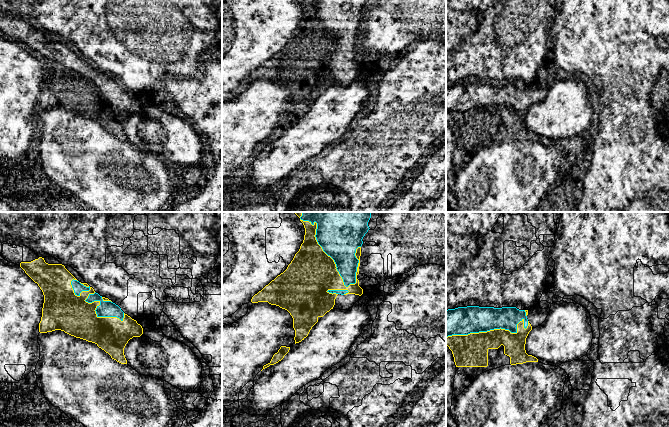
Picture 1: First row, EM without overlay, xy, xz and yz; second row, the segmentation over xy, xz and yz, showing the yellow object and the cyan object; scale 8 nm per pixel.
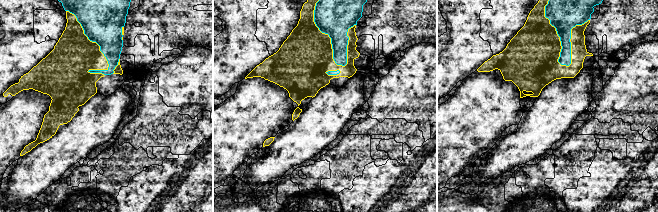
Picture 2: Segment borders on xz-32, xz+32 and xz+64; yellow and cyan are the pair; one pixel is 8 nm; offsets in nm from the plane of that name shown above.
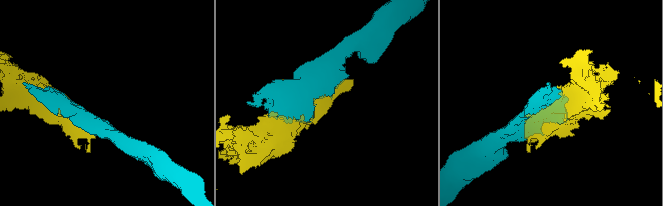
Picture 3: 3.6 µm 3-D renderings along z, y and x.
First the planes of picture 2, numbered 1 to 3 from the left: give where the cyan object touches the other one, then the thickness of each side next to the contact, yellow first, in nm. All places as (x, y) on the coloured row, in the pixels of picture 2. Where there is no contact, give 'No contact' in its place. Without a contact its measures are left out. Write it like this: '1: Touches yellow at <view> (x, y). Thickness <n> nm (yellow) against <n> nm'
1: Touches yellow at xz-32 (102, 53). Thickness 340 nm (yellow) against 320 nm
2: Touches yellow at xz+32 (327, 34). Thickness 420 nm (yellow) against 280 nm
3: Touches yellow at xz+64 (558, 36). Thickness 420 nm (yellow) against 240 nm

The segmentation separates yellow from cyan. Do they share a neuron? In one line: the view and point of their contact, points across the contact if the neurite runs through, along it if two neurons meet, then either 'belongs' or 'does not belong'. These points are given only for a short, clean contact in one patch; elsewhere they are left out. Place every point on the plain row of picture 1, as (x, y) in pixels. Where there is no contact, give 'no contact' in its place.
meets yellow in xz at (332, 35); belongs

